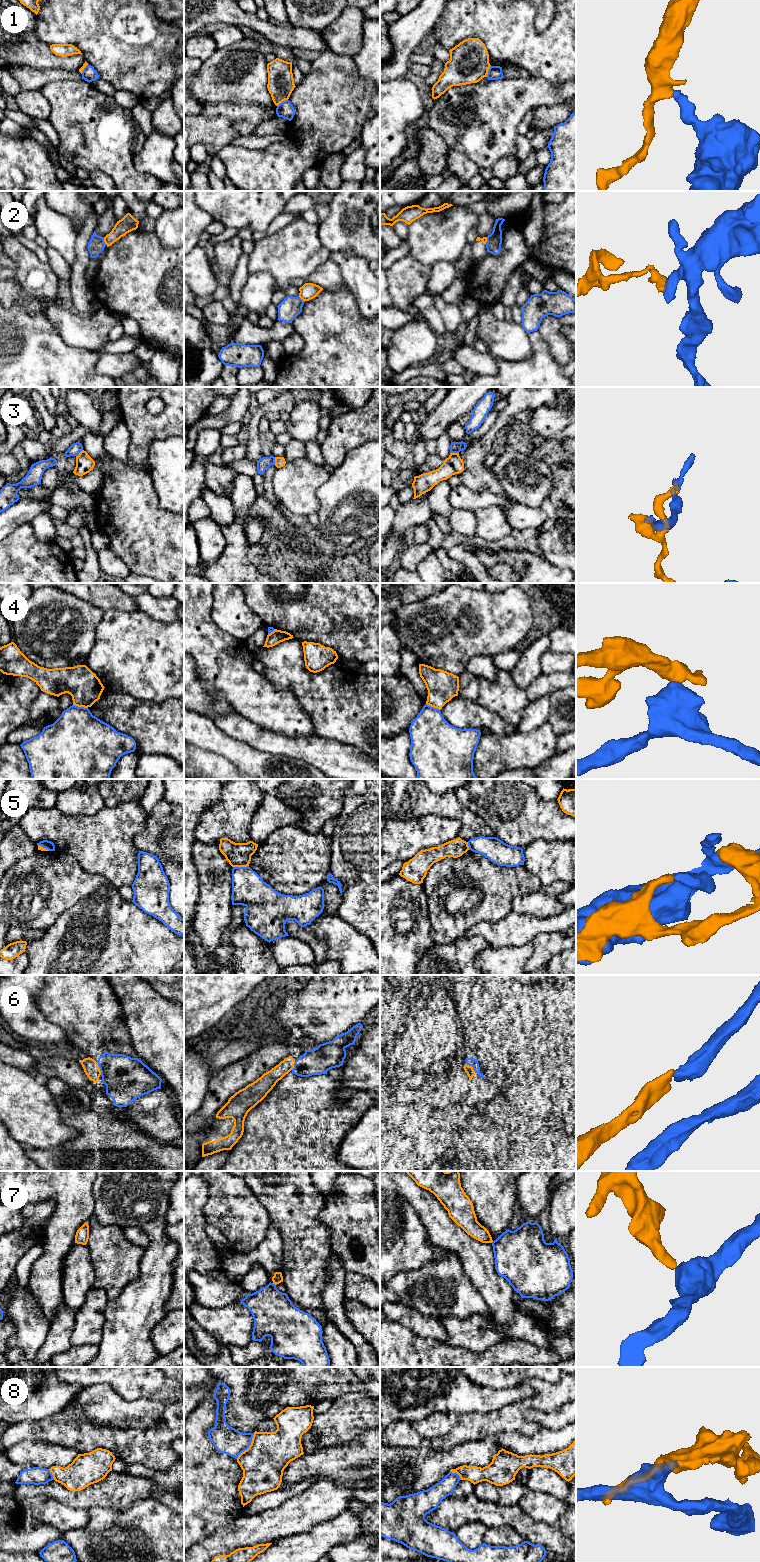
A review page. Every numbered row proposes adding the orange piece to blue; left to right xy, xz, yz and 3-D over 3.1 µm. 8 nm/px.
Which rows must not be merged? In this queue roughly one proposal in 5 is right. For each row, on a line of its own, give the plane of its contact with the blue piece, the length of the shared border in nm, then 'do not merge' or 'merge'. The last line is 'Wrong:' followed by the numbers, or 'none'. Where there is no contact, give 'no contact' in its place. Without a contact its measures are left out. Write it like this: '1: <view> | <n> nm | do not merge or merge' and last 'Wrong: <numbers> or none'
1: yz | 100 nm | do not merge
2: xy | 60 nm | do not merge
3: yz | 70 nm | do not merge
4: xy | 120 nm | do not merge
5: xz | 130 nm | do not merge
6: xy | 110 nm | merge
7: xz | 40 nm | do not merge
8: xz | 260 nm | do not merge
Wrong: 1, 2, 3, 4, 5, 7, 8

